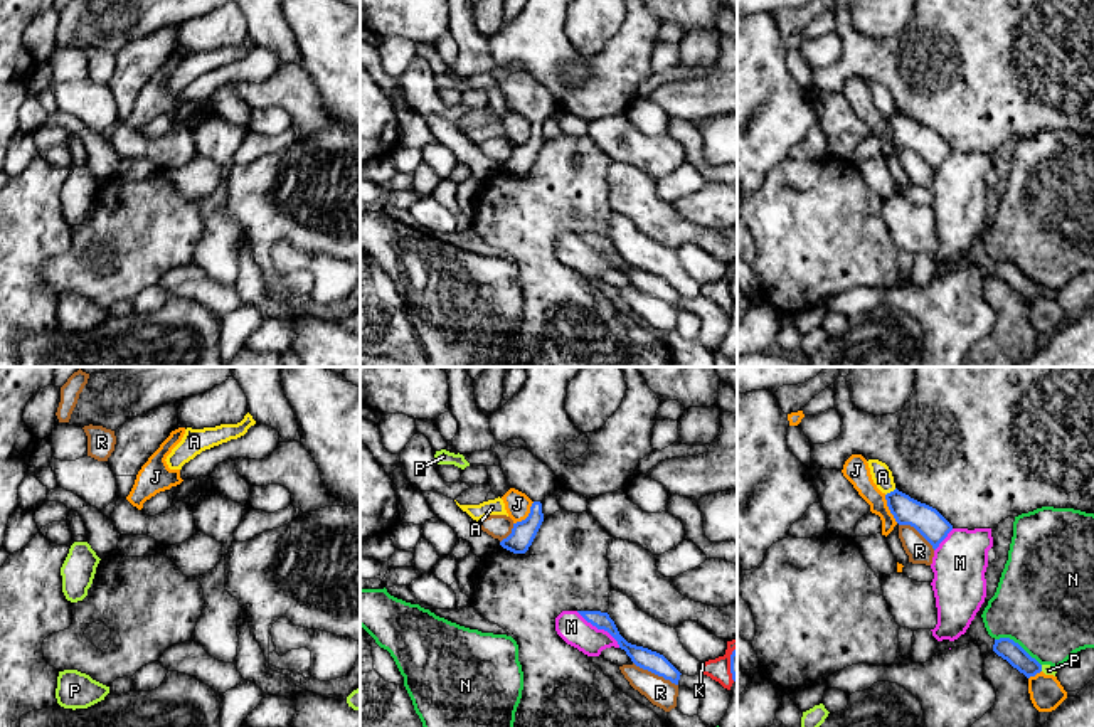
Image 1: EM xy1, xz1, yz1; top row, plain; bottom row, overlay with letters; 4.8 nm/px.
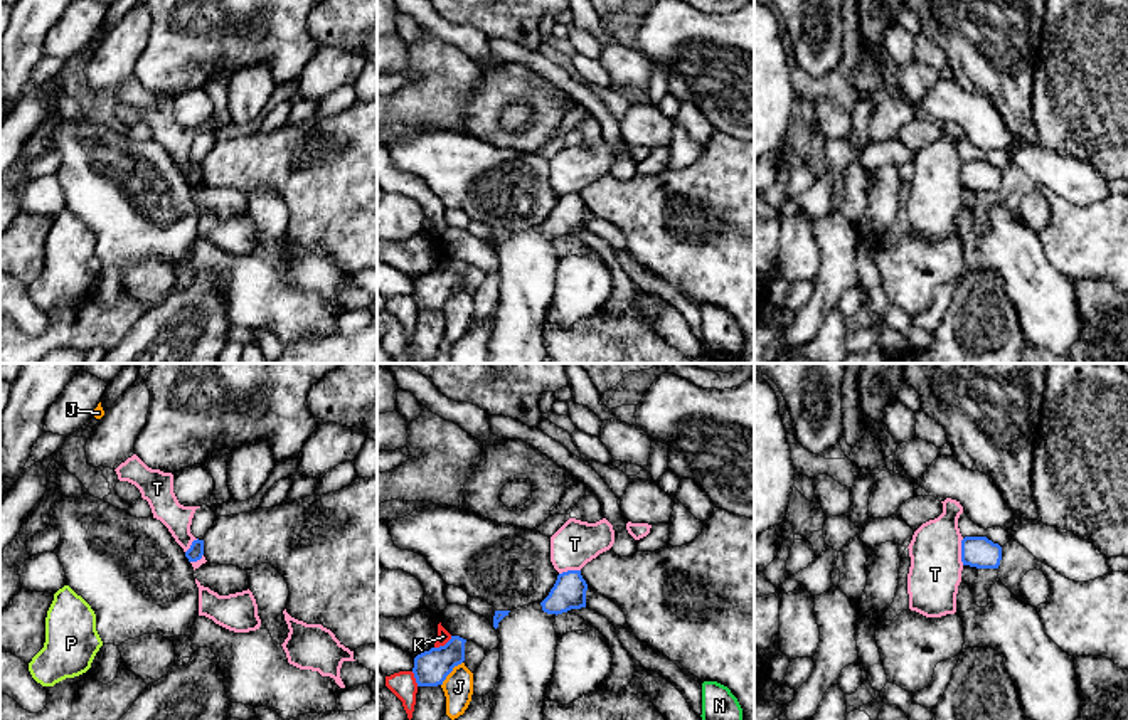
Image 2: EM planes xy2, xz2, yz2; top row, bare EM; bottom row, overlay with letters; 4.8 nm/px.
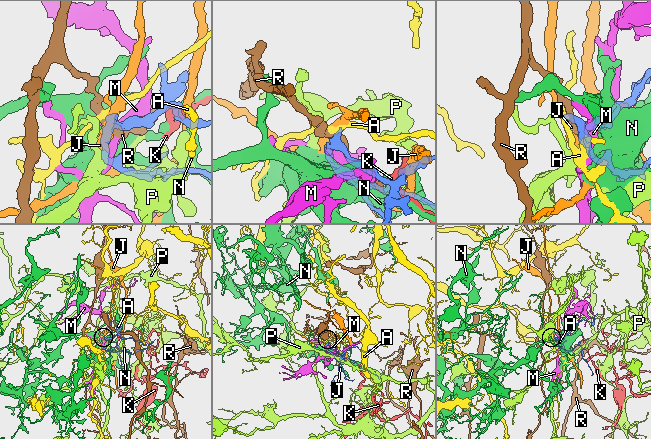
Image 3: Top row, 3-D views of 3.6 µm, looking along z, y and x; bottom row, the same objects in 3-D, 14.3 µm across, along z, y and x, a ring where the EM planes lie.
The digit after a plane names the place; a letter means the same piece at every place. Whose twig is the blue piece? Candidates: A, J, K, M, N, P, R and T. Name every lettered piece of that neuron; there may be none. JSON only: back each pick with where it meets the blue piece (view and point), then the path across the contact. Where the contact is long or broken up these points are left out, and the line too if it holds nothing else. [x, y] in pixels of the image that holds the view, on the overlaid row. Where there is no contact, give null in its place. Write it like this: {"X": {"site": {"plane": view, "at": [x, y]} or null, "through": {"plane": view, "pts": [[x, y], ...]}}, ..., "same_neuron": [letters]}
{"same_neuron": []}

